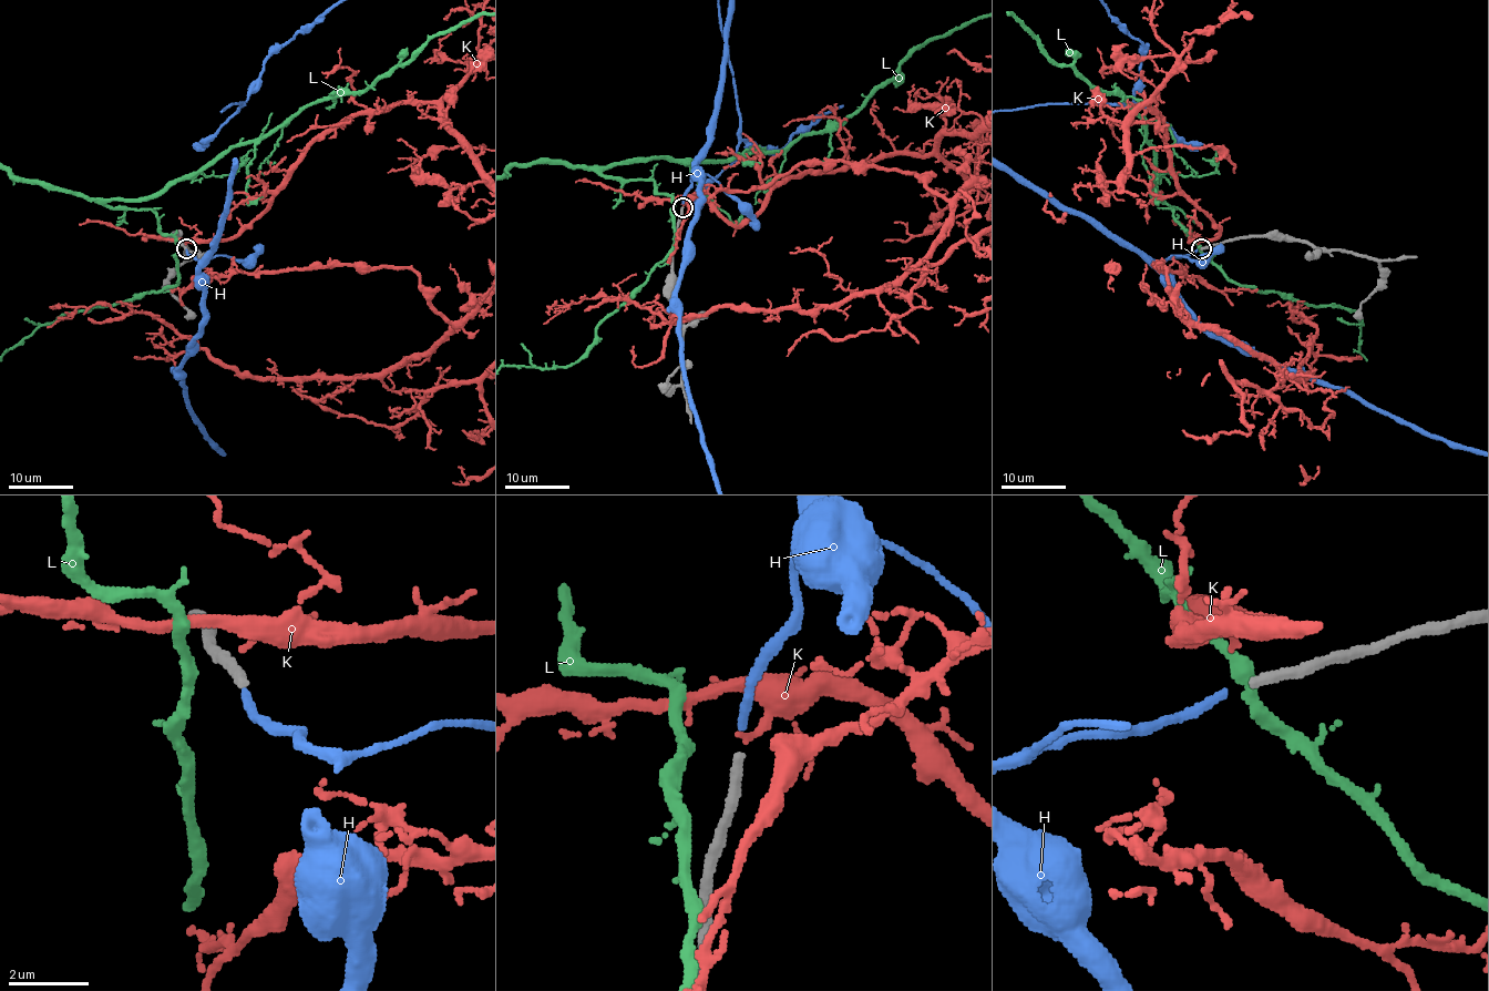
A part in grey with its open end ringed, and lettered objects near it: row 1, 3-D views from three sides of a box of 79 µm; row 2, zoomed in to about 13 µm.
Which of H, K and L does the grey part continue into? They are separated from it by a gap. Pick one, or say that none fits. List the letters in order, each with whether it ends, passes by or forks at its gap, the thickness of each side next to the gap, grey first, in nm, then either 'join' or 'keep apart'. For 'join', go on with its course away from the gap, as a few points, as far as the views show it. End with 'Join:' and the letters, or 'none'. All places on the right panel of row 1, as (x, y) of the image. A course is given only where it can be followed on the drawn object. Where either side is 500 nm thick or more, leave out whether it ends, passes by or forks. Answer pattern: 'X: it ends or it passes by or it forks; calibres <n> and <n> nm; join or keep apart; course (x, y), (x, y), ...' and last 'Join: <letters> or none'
H: it ends; calibres 260 and 200 nm; join
K: it ends; calibres 260 and 160 nm; keep apart
L: it passes by; calibres 260 and 300 nm; keep apart
Join: H

